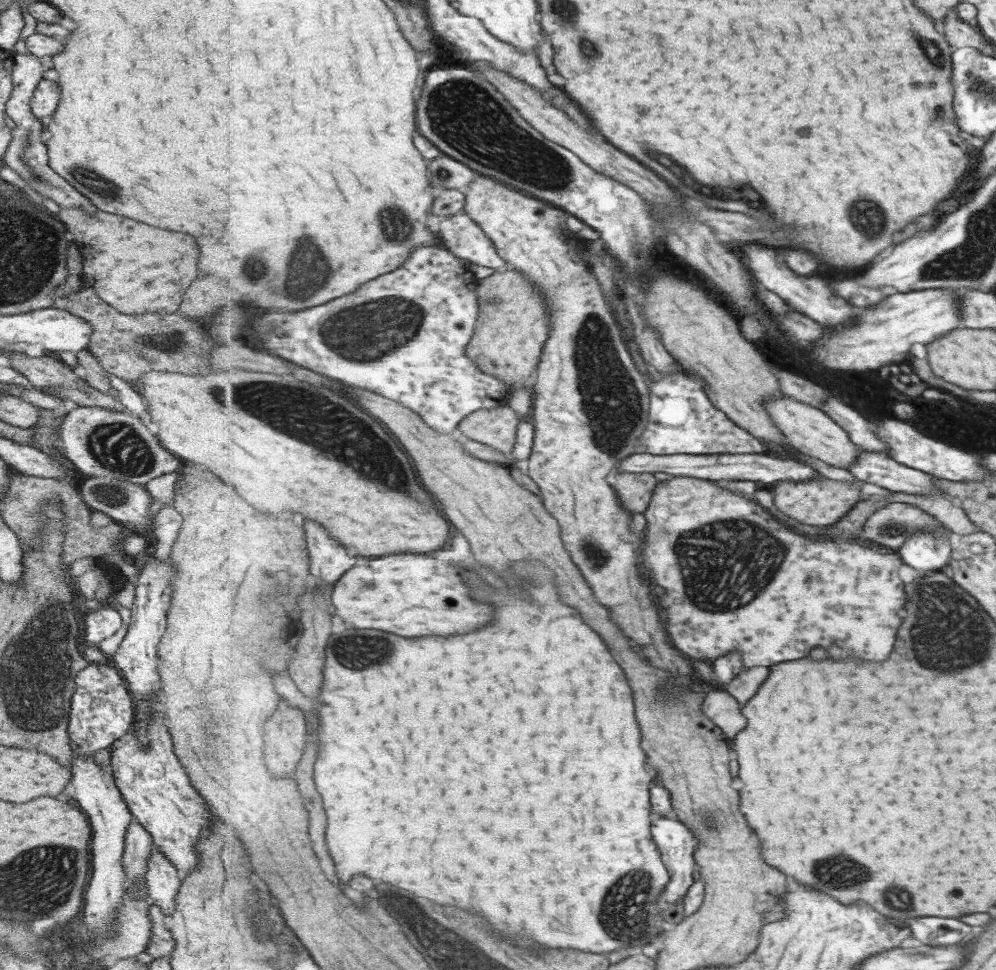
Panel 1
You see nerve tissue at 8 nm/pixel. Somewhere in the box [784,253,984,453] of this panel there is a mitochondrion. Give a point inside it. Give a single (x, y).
(920, 402)

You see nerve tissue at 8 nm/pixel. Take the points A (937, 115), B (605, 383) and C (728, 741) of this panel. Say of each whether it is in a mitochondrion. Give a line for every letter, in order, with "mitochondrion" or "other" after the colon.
A: mitochondrion
B: mitochondrion
C: other

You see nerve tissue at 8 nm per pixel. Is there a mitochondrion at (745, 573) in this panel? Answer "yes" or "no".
yes

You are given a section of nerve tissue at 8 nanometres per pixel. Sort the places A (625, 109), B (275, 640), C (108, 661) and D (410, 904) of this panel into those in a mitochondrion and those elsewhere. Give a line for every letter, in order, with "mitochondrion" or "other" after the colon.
A: other
B: other
C: other
D: other

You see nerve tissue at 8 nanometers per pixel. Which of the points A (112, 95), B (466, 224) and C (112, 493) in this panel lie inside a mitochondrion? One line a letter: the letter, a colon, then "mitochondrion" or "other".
A: other
B: other
C: mitochondrion

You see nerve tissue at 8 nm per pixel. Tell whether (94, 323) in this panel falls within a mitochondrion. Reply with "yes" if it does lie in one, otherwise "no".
no

